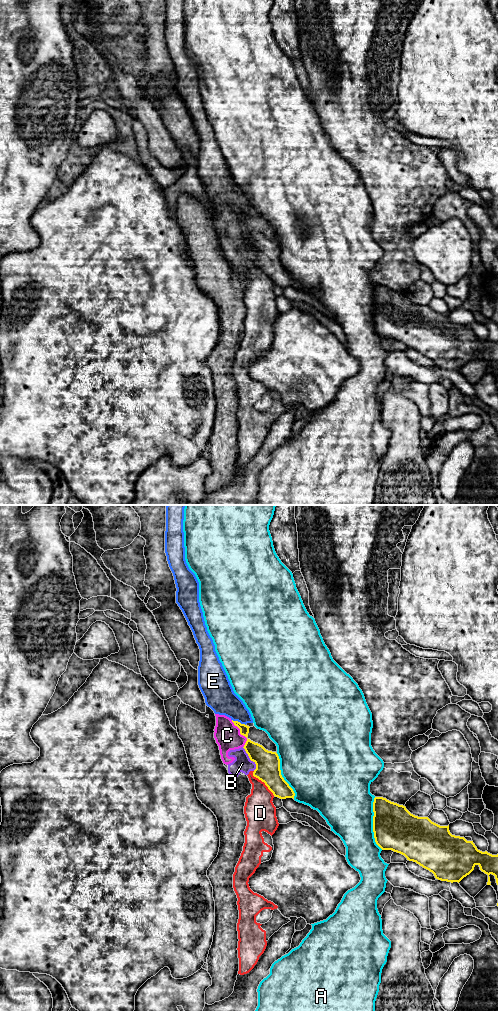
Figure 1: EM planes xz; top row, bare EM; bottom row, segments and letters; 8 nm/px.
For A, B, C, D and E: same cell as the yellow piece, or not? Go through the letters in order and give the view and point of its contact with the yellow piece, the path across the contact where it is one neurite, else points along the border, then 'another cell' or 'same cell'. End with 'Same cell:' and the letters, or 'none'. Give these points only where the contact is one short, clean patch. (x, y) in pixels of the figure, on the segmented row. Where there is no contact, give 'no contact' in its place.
A: xz (373, 823) | another cell
B: xz (250, 759) | along xz (242, 747), (255, 764), (254, 770) | another cell
C: xz (241, 734) | along xz (231, 720), (239, 729), (239, 732), (246, 738), (243, 747) | another cell
D: xz (263, 781) | along xz (253, 771), (253, 775), (260, 779), (274, 795) | another cell
E: xz (239, 722) | along xz (232, 719), (245, 725) | another cell
Same cell: none

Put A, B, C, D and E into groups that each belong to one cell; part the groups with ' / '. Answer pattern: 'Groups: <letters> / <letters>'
Groups: A / B C D E

